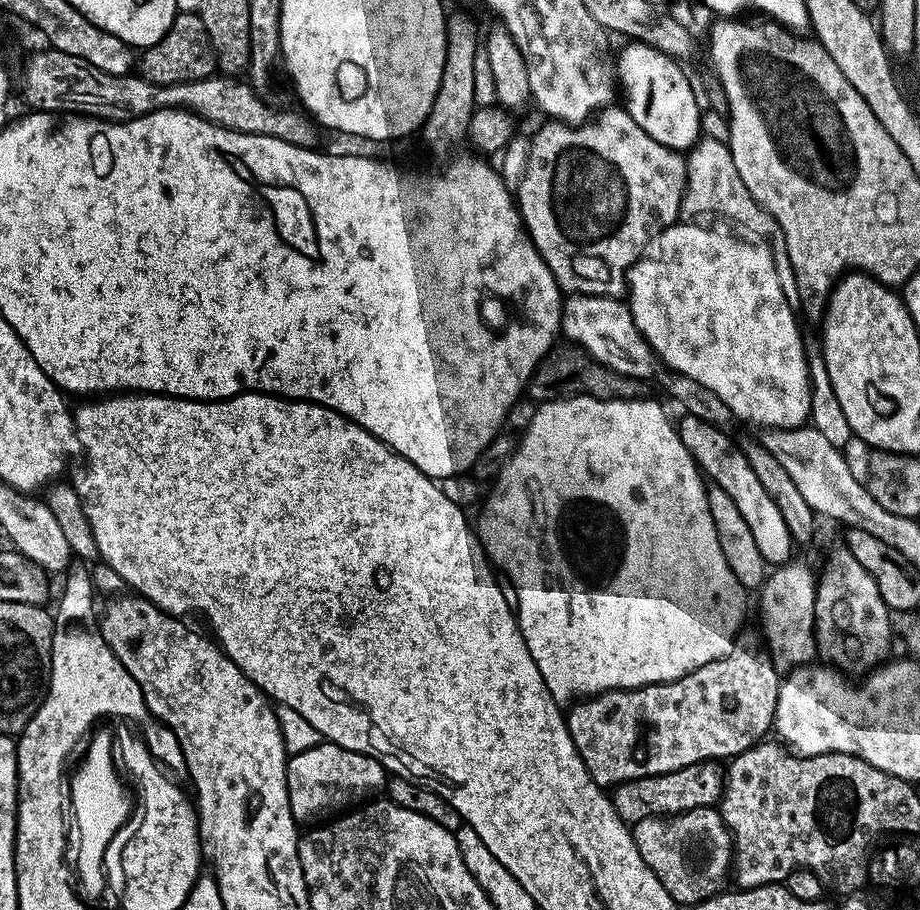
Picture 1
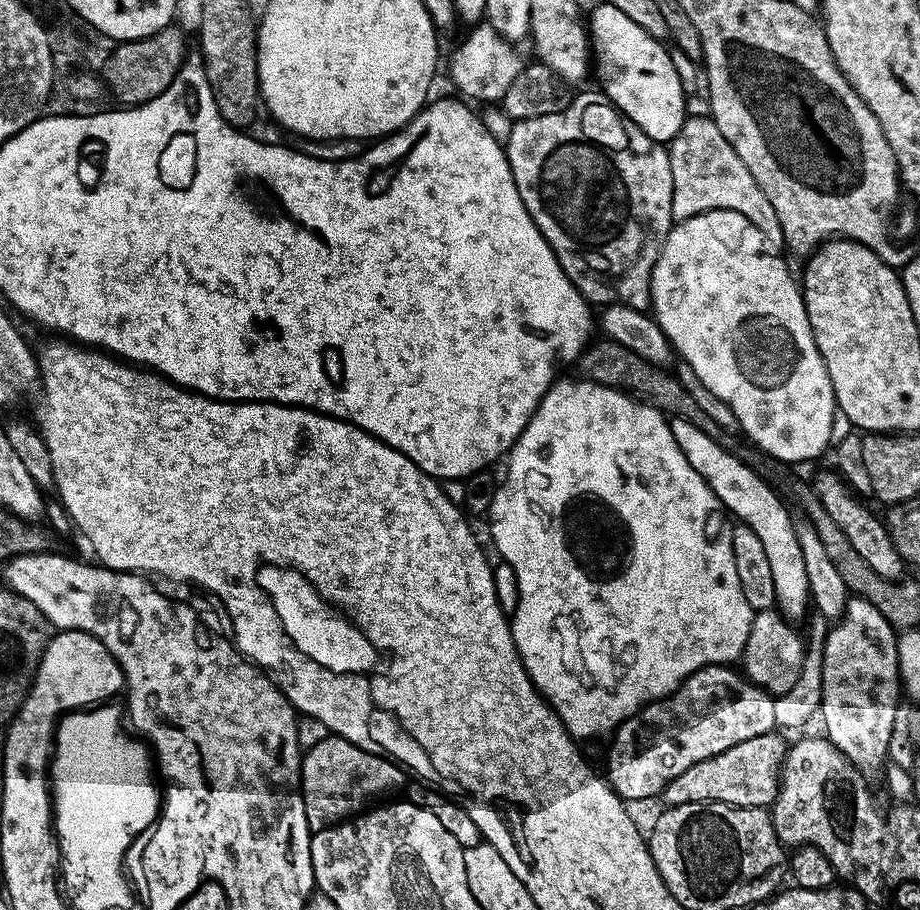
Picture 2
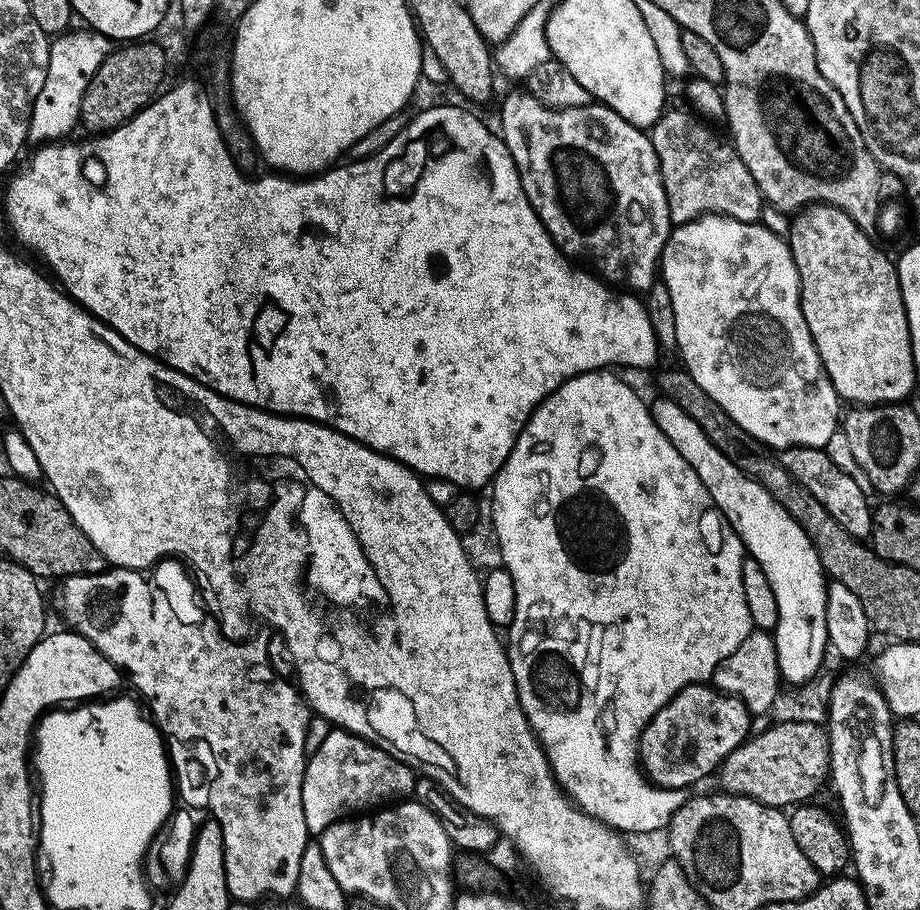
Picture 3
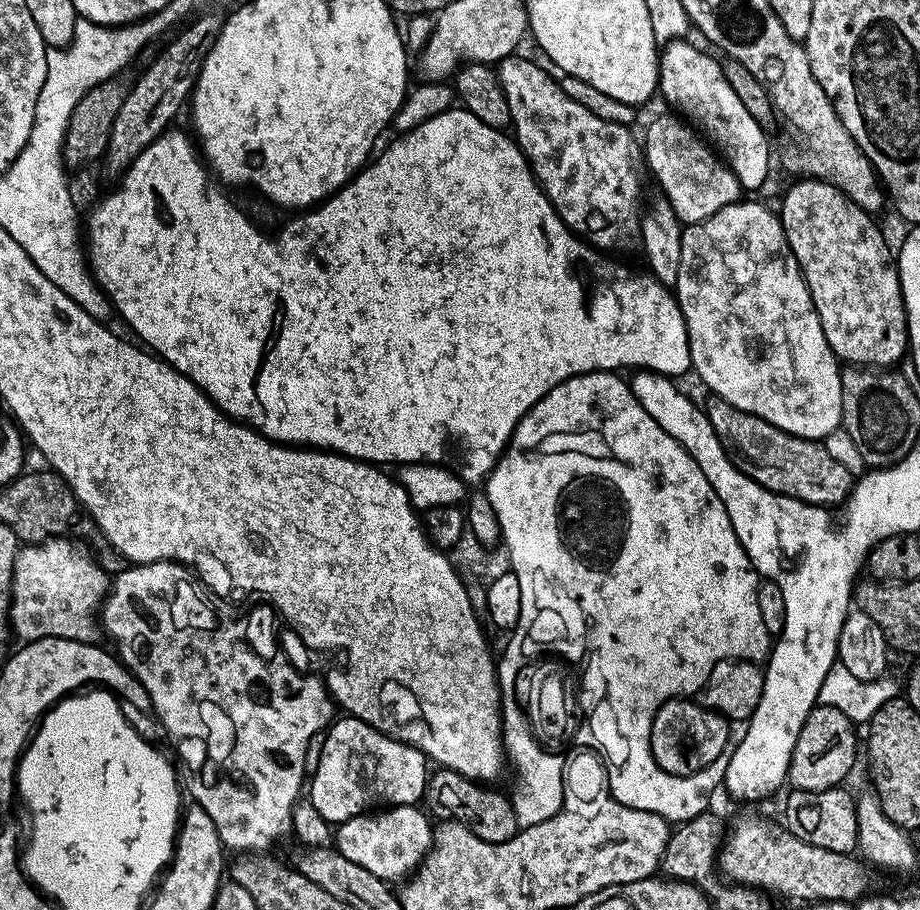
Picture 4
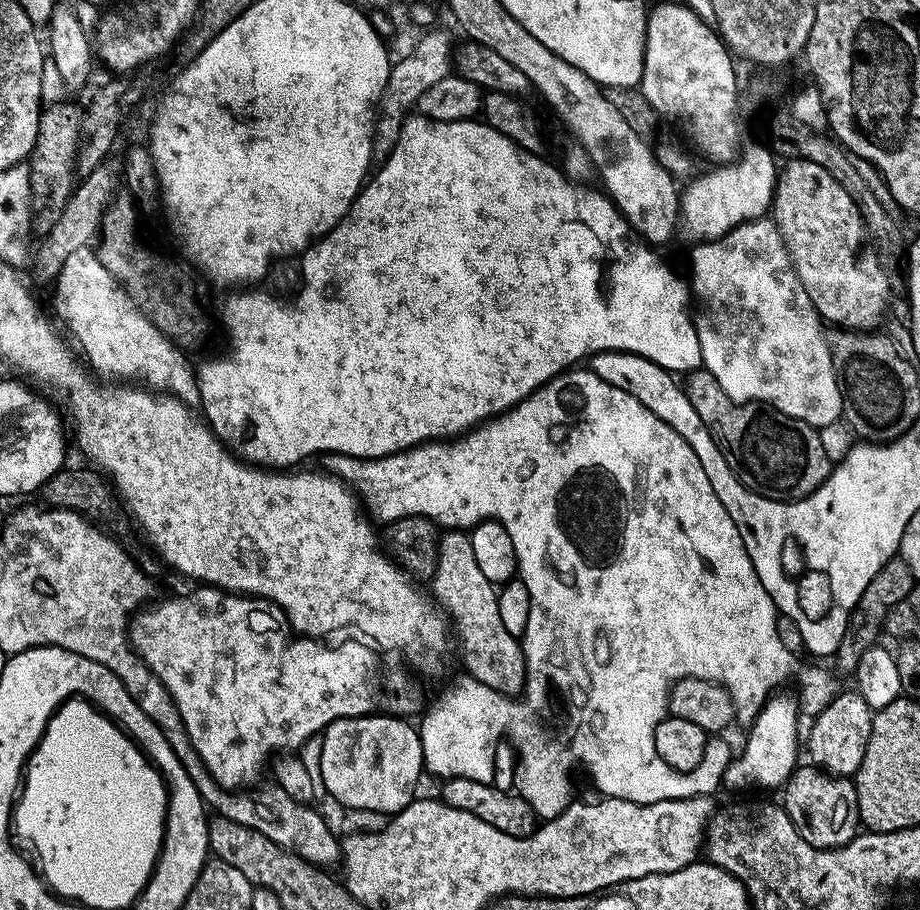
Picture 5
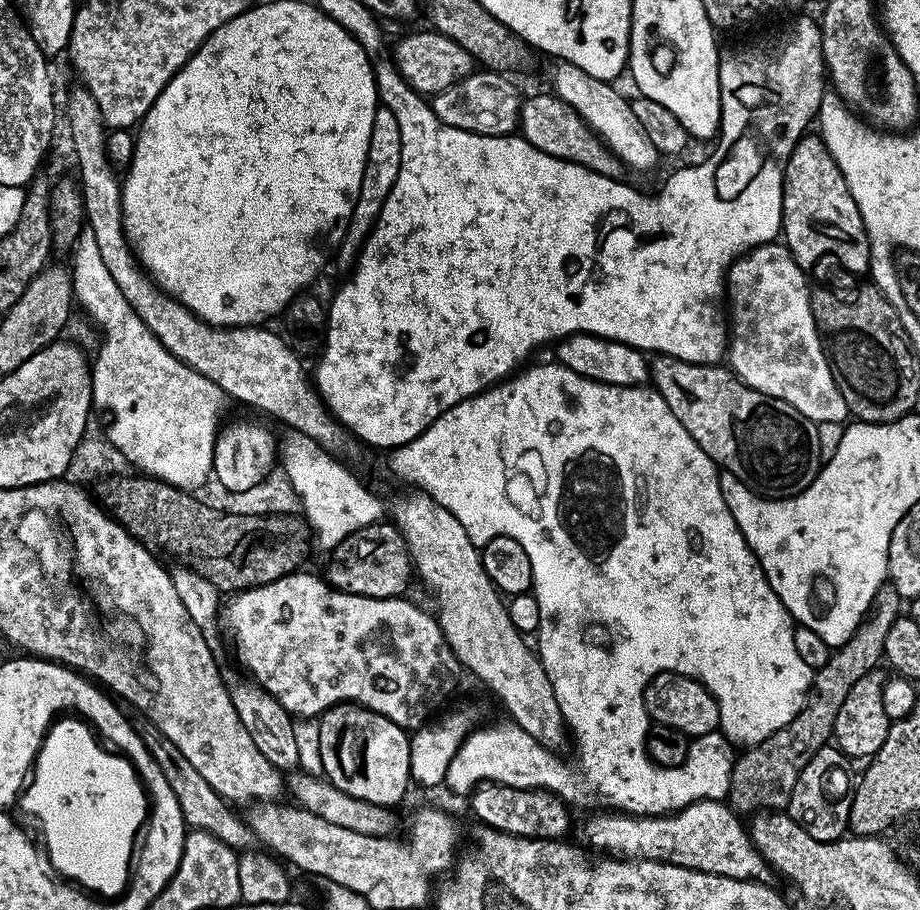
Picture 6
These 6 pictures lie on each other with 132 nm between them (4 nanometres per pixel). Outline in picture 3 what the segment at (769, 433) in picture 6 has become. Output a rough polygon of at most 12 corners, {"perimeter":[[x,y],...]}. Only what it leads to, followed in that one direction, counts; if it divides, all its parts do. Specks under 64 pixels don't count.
{"perimeter":[[786,448],[782,466],[859,541],[873,505],[824,448]]}

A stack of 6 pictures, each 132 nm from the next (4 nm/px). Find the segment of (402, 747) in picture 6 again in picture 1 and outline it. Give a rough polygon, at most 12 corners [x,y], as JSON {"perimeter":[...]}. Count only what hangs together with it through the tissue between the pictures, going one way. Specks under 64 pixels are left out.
{"perimeter":[[331,742],[288,762],[300,826],[379,797],[386,770]]}

